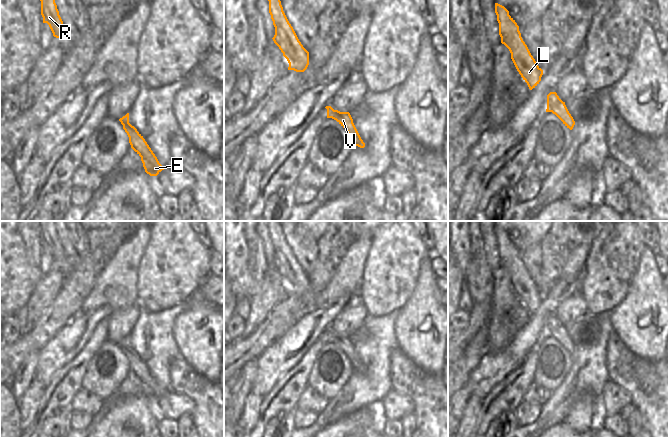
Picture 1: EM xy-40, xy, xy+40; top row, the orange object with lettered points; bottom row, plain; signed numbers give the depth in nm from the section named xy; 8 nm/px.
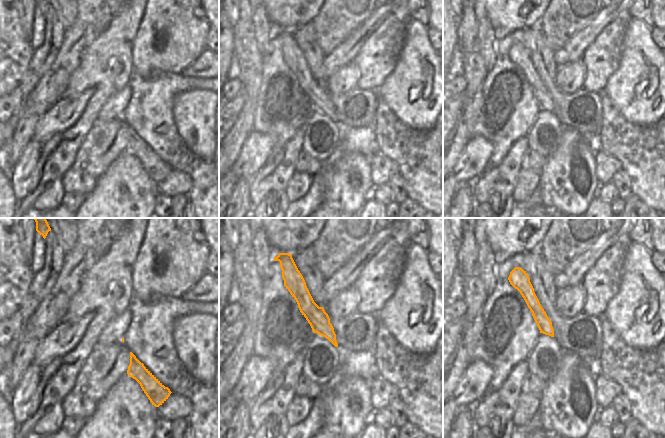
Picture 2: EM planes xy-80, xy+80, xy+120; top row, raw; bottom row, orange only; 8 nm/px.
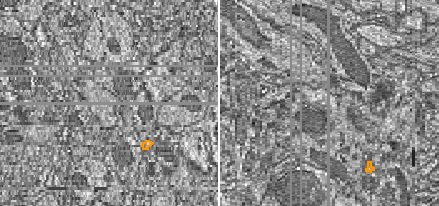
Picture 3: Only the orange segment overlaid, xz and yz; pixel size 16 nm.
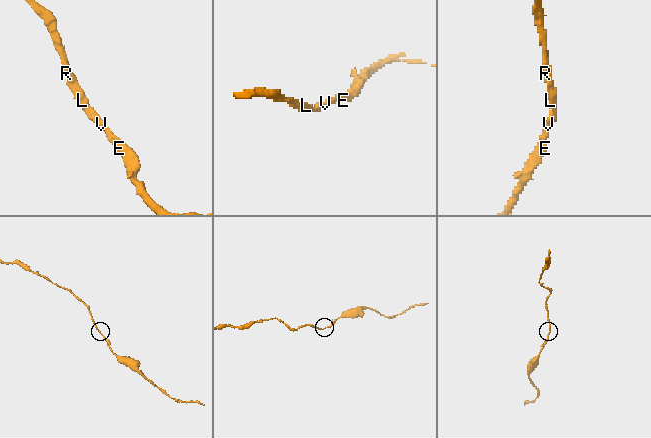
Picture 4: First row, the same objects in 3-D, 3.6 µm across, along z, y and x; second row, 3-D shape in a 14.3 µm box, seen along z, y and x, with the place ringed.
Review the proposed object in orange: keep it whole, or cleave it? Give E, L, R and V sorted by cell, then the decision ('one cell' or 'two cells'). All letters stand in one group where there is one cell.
E L R V; one cell

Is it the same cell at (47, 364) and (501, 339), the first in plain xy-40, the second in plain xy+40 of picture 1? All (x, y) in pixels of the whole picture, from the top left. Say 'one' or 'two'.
two

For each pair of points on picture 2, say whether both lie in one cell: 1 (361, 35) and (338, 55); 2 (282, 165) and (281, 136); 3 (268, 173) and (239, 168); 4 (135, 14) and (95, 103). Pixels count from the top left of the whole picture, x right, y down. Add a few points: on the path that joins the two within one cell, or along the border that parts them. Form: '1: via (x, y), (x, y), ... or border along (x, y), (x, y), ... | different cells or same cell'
1: via (355, 41), (344, 52) | same cell
2: border along (296, 131), (282, 150), (272, 160), (268, 161) | different cells
3: border along (267, 160), (249, 180) | different cells
4: via (119, 36), (109, 58), (106, 81) | same cell

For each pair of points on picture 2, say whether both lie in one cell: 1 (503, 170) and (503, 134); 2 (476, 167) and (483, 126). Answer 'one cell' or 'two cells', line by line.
1: two cells
2: two cells

